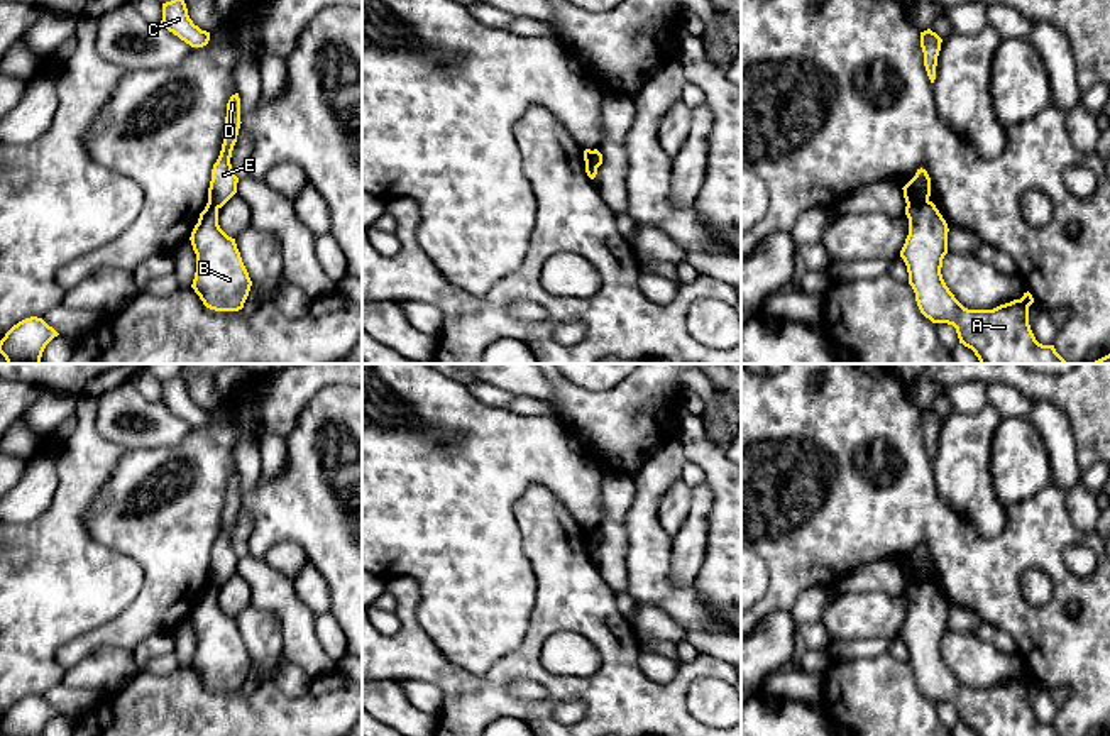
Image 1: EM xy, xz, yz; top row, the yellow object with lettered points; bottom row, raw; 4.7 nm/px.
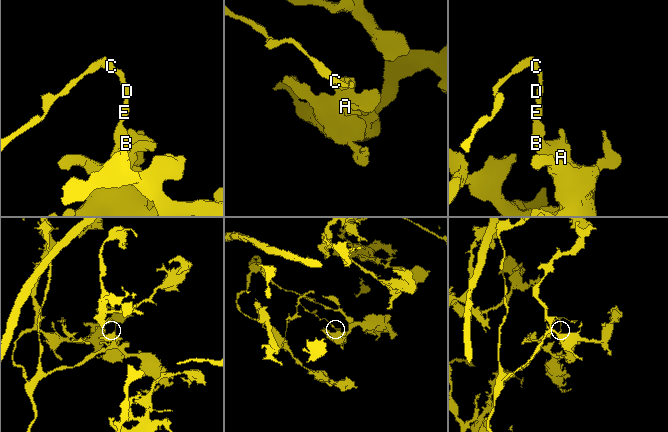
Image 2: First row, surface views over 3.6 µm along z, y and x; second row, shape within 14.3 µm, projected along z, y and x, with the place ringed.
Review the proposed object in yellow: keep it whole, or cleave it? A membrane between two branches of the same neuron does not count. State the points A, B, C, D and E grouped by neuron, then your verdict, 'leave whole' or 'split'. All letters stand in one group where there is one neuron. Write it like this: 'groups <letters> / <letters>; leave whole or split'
groups A B / C D E; split

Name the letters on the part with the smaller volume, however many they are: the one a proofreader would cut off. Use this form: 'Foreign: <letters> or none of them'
Foreign: C, D, E

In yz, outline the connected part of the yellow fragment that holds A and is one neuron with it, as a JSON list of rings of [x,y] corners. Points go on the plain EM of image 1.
[[[932,580],[907,584],[909,614],[900,629],[909,651],[909,663],[915,672],[920,692],[932,702],[948,702],[956,707],[959,722],[971,728],[976,736],[1061,736],[1054,724],[1036,719],[1029,704],[1029,685],[1034,682],[1027,670],[1020,678],[1000,684],[993,689],[968,689],[946,665],[941,646],[948,633],[948,602]]]

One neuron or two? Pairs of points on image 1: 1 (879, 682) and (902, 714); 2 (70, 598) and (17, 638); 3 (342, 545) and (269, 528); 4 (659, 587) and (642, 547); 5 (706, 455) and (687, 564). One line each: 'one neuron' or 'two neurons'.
1: one neuron
2: one neuron
3: one neuron
4: one neuron
5: two neurons

